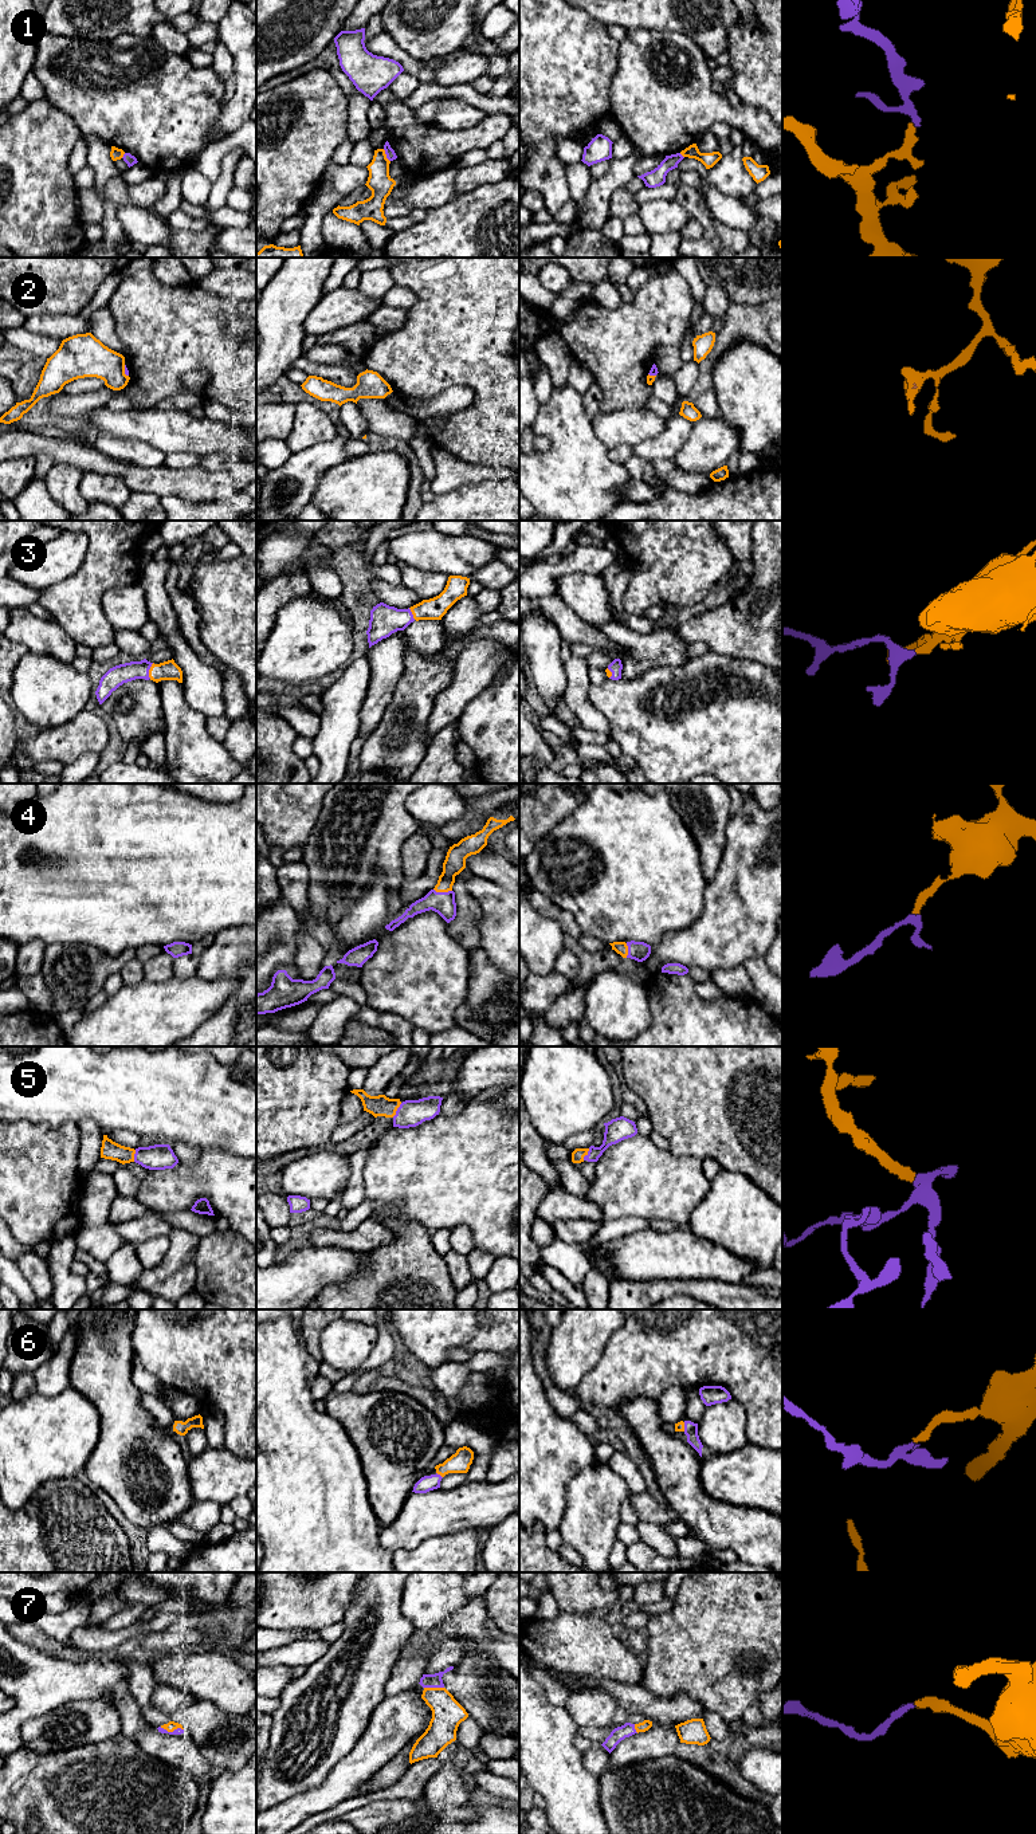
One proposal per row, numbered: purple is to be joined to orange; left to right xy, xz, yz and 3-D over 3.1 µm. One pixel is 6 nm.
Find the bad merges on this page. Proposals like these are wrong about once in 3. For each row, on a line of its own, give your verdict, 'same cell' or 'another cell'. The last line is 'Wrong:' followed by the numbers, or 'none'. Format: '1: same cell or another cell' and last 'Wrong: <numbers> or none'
1: another cell
2: same cell
3: same cell
4: same cell
5: same cell
6: same cell
7: same cell
Wrong: 1

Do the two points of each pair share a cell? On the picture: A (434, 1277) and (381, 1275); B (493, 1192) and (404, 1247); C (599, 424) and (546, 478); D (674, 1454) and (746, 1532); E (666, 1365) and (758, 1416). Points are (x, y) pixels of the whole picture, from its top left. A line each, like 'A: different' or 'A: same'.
A: same
B: different
C: different
D: same
E: same

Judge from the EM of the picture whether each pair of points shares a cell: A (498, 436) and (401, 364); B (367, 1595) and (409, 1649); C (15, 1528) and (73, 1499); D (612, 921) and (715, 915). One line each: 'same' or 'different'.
A: same
B: different
C: same
D: different

